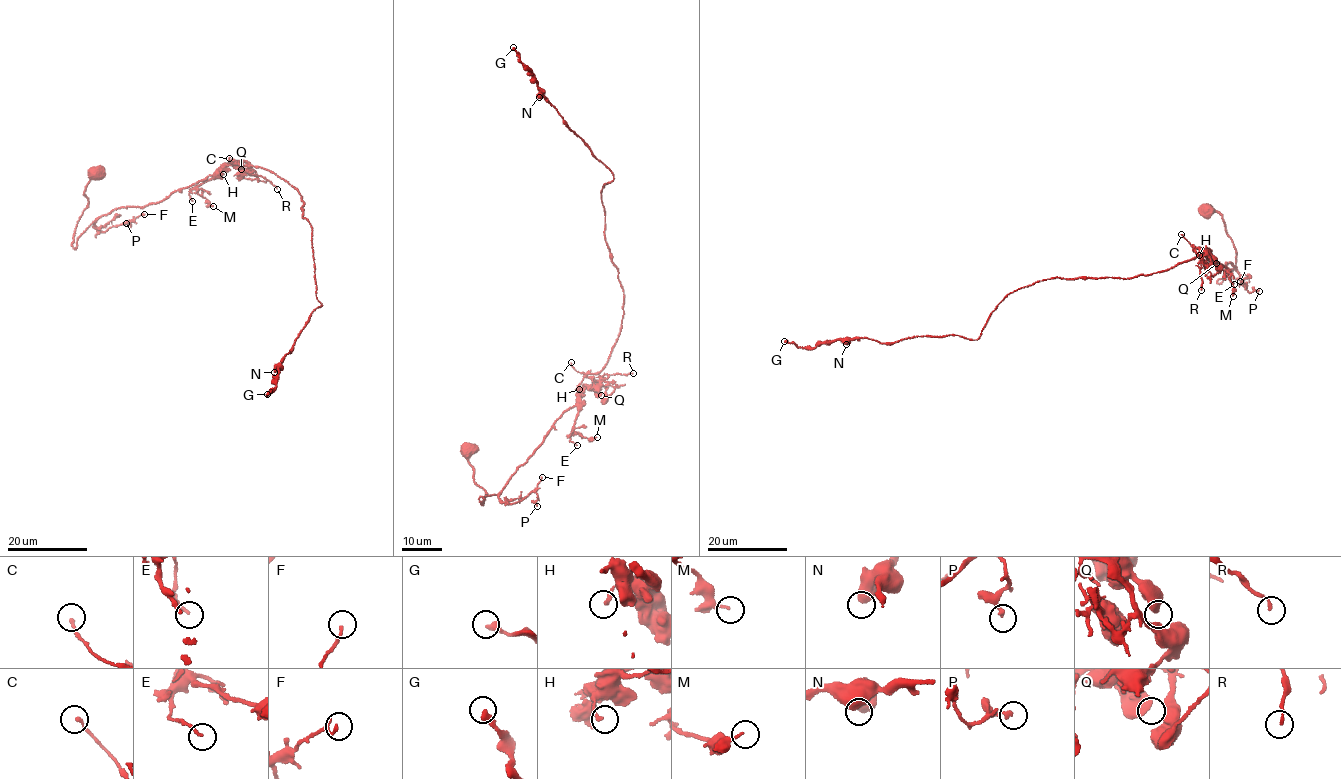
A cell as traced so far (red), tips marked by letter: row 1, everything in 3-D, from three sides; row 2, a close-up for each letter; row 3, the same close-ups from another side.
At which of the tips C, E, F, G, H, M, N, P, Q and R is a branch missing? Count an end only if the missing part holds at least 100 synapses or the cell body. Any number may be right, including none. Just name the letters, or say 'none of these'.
none of these

